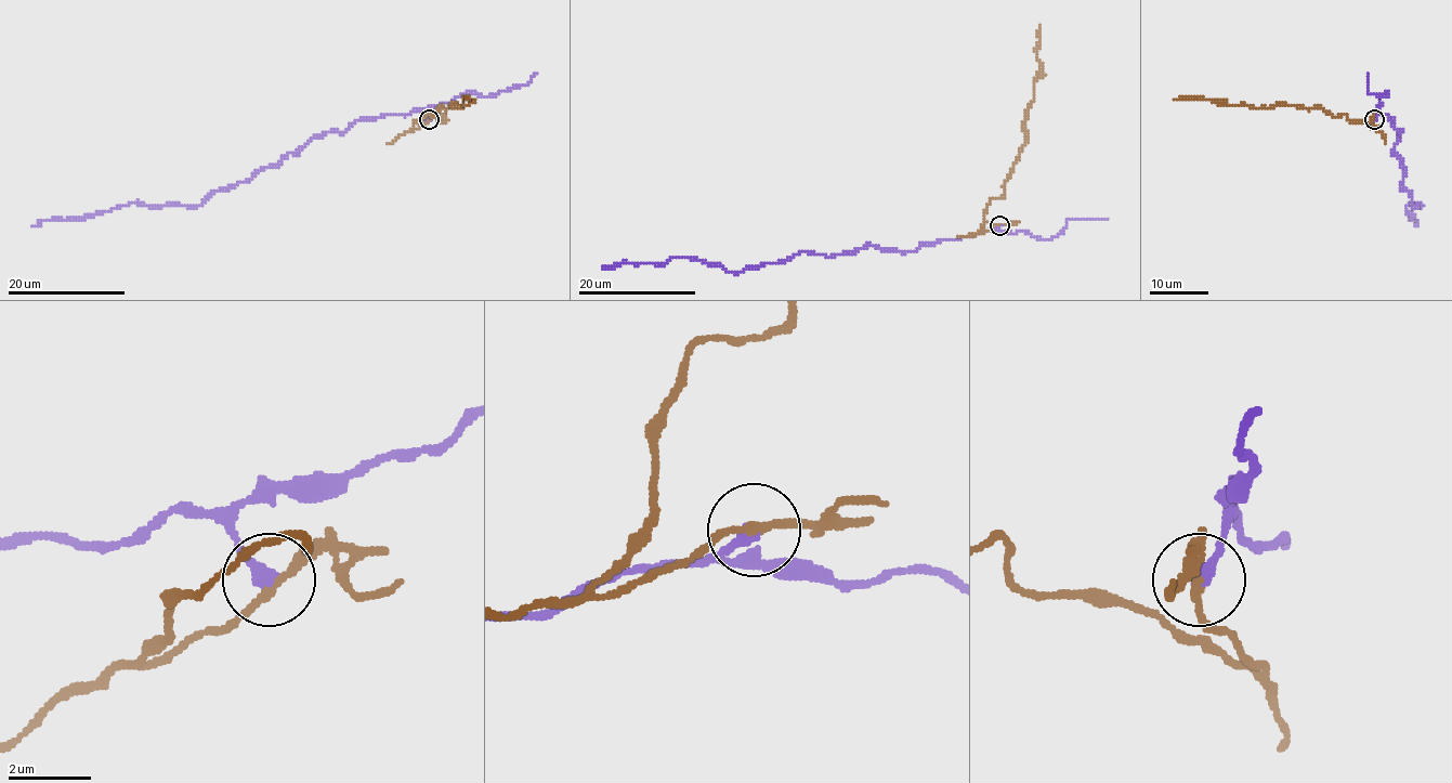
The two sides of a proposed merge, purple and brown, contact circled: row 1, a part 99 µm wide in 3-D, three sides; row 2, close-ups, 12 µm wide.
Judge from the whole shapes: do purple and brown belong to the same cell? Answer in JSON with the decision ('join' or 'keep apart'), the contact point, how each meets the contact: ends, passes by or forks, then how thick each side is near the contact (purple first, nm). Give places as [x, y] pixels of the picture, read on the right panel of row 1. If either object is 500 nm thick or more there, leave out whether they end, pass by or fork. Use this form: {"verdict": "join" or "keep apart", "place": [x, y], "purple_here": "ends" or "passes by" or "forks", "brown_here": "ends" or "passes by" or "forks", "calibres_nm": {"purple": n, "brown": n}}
{"verdict": "keep apart", "place": [1374, 119], "purple_here": "ends", "brown_here": "passes by", "calibres_nm": {"purple": 360, "brown": 200}}

